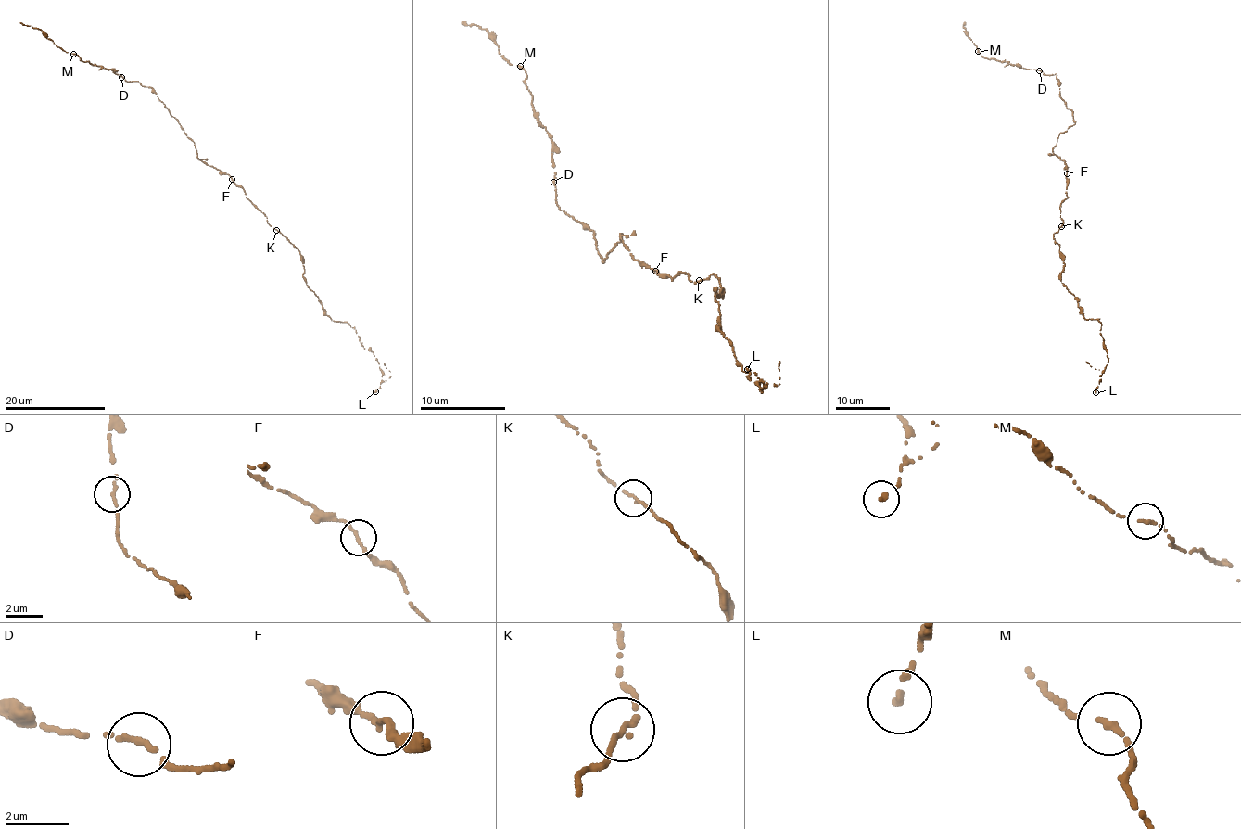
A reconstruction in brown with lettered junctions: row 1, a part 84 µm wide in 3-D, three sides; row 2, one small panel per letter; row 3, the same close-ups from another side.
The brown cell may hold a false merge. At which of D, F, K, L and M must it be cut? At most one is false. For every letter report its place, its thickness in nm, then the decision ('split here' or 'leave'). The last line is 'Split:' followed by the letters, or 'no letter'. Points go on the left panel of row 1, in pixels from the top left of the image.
D: place (121, 77); calibre 240 nm; leave
F: place (232, 179); calibre 180 nm; leave
K: place (276, 230); calibre 190 nm; leave
L: place (375, 391); calibre 220 nm; leave
M: place (73, 54); calibre 240 nm; leave
Split: no letter

